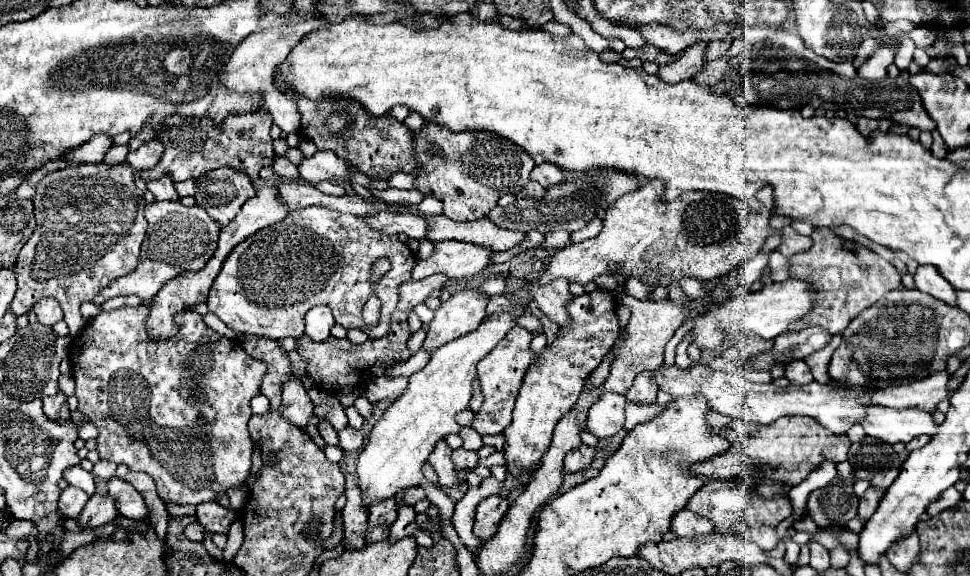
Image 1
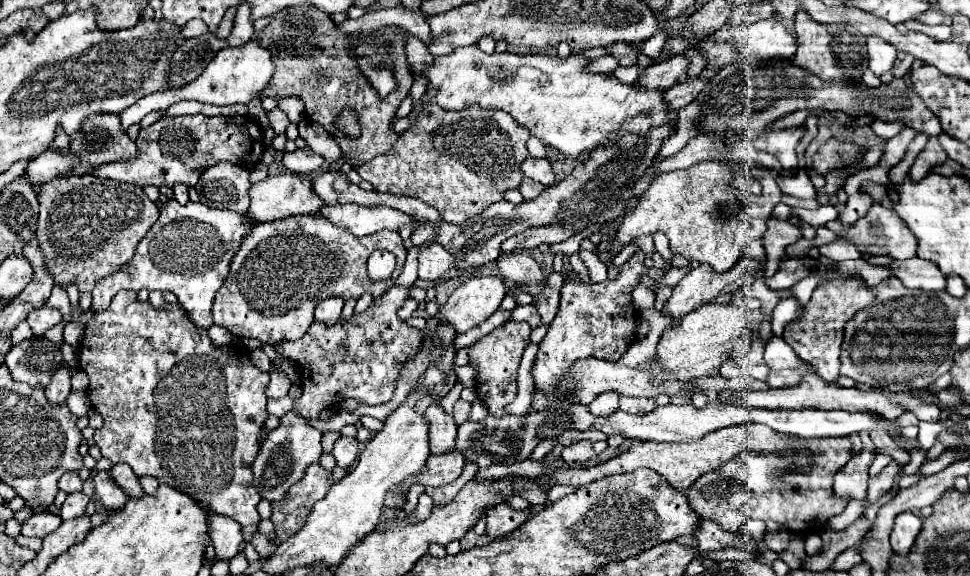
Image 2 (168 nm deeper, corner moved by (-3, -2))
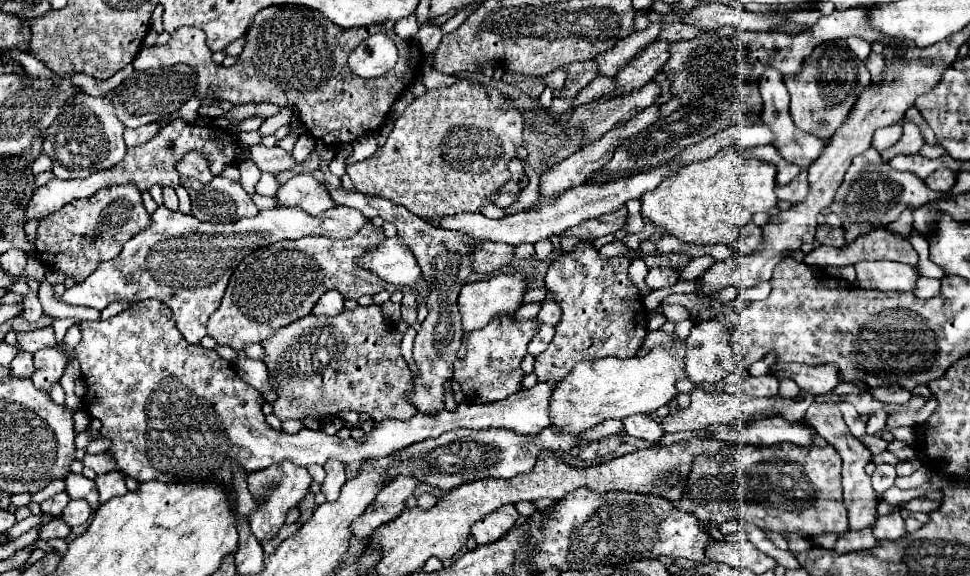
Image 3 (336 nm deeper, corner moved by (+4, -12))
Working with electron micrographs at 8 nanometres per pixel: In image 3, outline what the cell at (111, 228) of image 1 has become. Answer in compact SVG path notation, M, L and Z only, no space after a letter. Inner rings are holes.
M115 185L97 191L89 199L77 199L65 205L53 217L39 221L35 247L39 259L49 269L59 269L81 283L89 273L97 269L101 261L113 259L121 253L123 245L149 225L149 213L143 207L141 191L137 185Z

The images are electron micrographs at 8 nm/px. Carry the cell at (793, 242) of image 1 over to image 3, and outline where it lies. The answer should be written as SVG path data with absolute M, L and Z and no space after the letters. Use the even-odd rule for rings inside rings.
M749 221L741 227L739 239L733 243L733 249L741 251L741 253L753 253L753 249L757 249L759 245L761 245L761 227L757 227L753 221Z

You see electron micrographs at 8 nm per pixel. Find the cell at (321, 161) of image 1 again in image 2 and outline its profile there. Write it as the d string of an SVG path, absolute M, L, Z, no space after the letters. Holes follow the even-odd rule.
M310 147L296 149L294 153L284 153L284 167L296 175L314 175L324 167L324 157L316 155Z

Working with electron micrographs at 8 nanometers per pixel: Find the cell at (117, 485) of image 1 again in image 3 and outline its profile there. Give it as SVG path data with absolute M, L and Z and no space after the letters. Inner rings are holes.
M69 473L65 477L65 491L71 499L85 499L89 501L89 505L93 505L93 509L99 507L99 495L97 495L97 489L95 489L95 483L83 475L77 475L77 473Z

